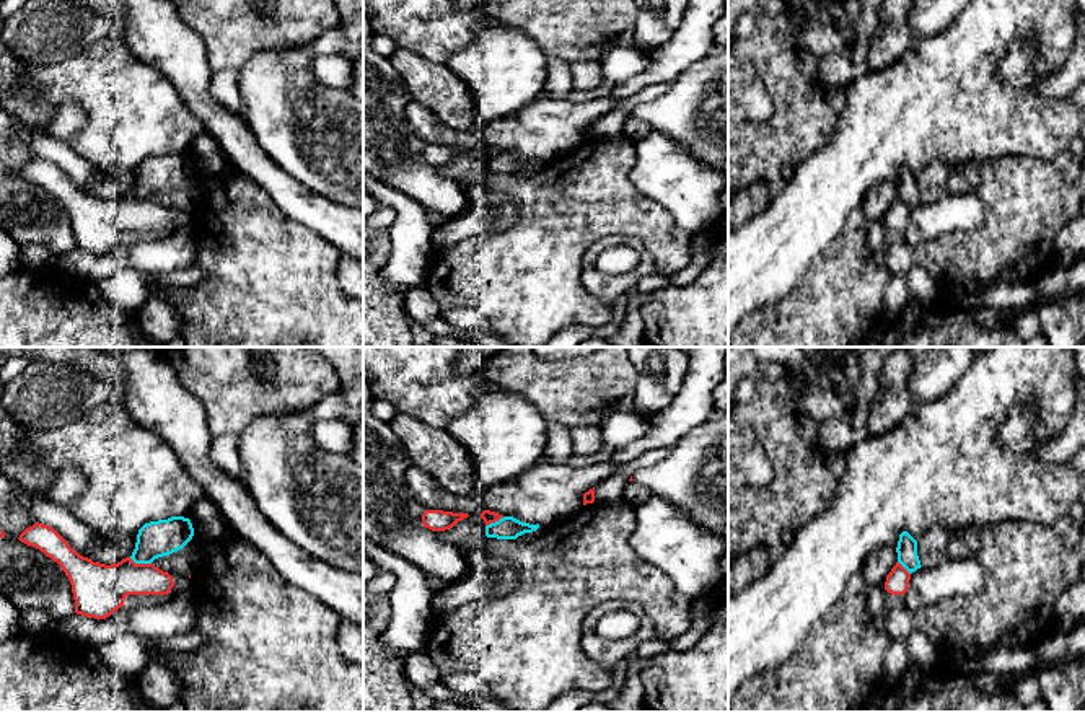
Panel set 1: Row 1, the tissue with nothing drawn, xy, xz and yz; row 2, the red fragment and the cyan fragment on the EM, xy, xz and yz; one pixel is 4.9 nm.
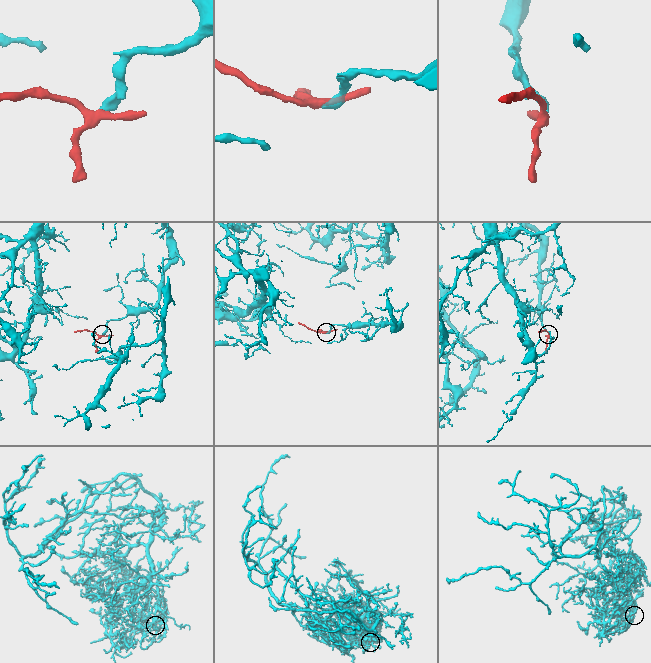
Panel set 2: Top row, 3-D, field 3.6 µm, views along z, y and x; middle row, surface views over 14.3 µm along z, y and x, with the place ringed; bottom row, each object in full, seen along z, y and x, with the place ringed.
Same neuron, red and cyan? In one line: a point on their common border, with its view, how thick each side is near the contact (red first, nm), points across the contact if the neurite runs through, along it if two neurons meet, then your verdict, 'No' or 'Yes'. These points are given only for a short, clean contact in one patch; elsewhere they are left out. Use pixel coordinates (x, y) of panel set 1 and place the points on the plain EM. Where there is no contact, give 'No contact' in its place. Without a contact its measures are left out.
Touches red at xy (140, 199). Thickness 260 nm (red) against 180 nm. No

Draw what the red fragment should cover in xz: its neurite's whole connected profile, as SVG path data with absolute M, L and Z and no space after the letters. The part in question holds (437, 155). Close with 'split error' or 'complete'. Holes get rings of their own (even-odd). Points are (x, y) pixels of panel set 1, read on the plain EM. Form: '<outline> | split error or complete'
M425 145L422 160L432 166L445 166L453 163L458 156L468 153L468 148L453 148L443 145Z | complete

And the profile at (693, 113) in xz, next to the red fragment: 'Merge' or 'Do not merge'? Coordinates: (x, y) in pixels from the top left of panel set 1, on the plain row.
Merge

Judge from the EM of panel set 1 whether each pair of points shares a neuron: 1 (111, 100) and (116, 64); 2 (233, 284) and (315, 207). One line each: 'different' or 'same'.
1: same
2: different

